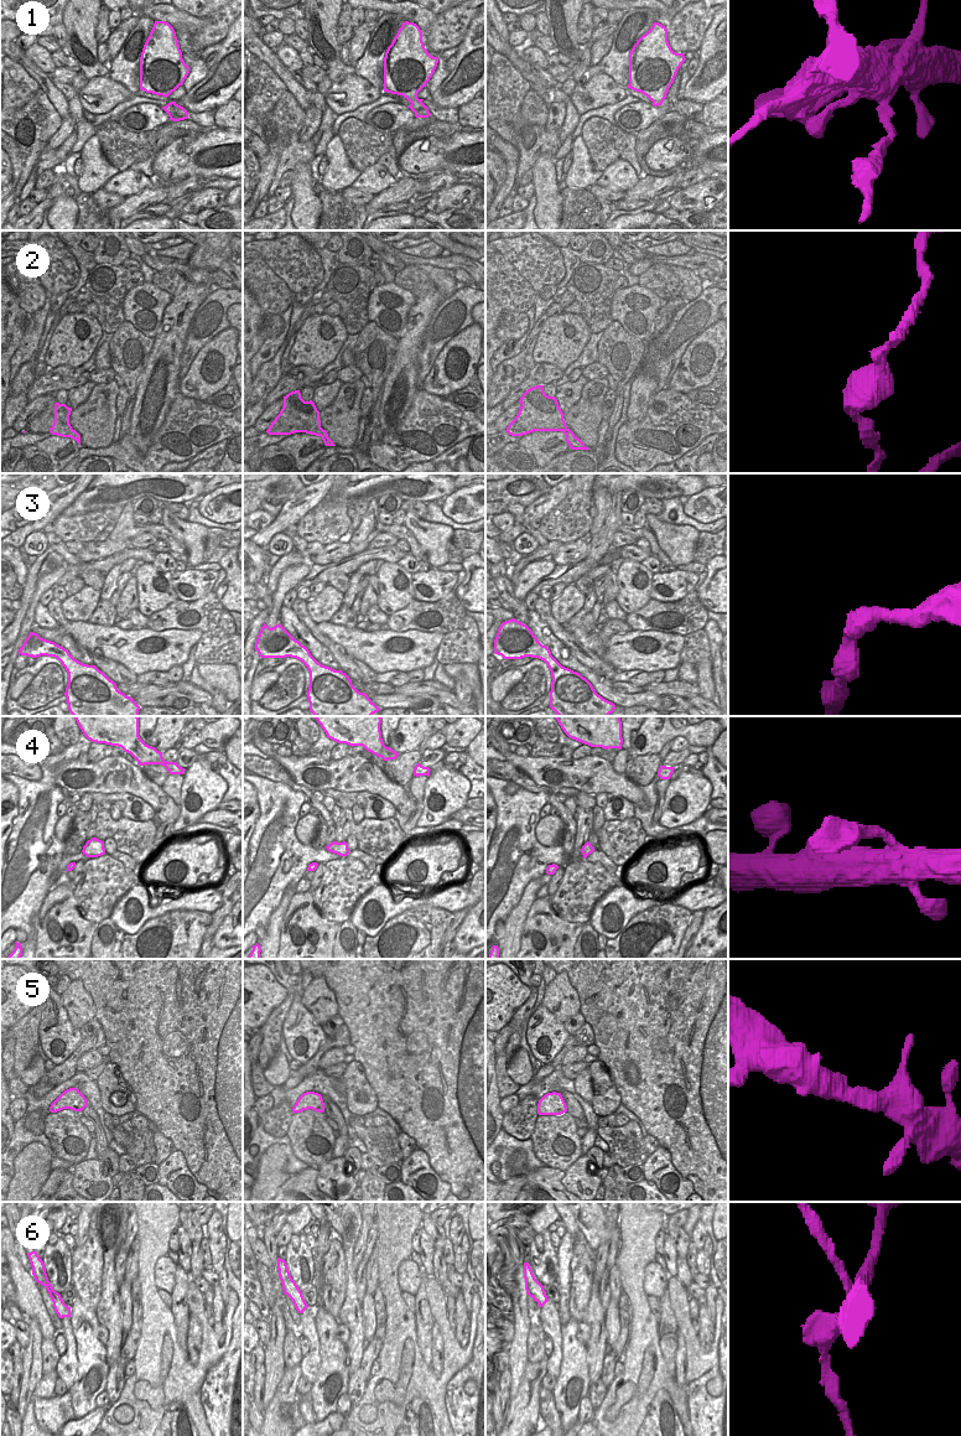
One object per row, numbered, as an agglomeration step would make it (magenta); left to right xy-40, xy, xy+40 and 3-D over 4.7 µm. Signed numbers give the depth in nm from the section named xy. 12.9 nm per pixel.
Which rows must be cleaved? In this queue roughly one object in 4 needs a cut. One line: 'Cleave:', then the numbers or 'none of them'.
Cleave: 1, 2, 6

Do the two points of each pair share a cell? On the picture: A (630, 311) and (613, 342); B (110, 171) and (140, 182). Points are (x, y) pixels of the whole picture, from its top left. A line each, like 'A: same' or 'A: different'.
A: different
B: different

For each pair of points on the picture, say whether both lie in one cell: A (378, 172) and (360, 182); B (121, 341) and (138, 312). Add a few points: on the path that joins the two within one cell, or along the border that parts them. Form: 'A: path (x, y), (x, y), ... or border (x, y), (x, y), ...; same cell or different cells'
A: path (374, 176), (364, 182); same cell
B: border (125, 320), (152, 338); different cells

